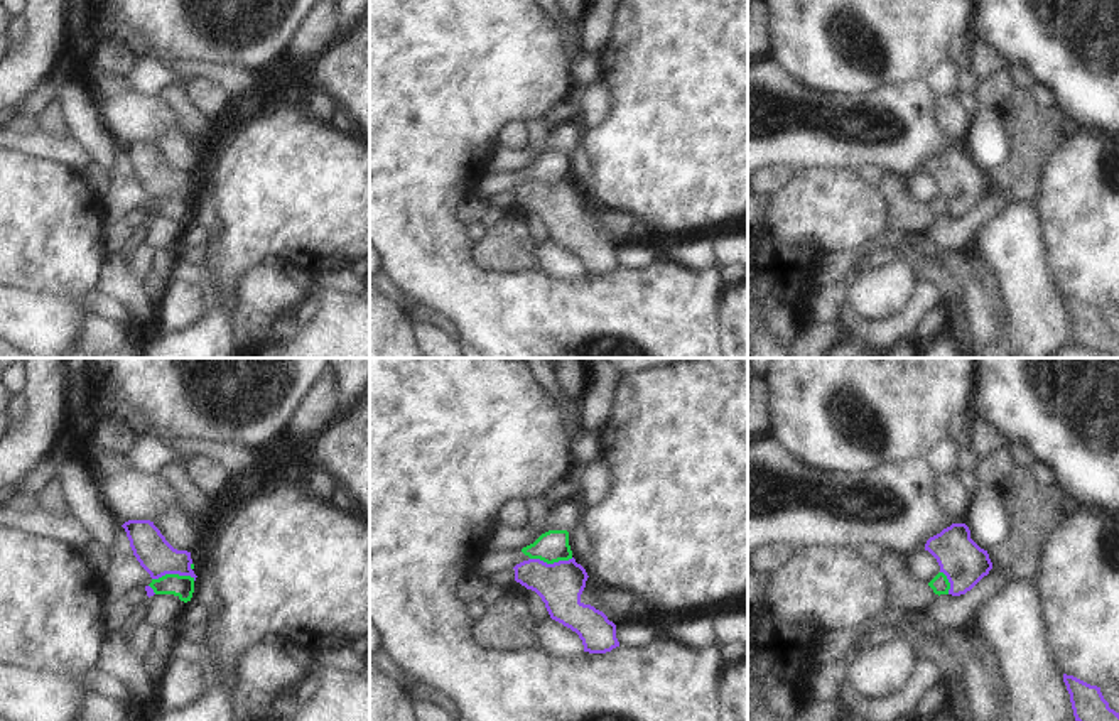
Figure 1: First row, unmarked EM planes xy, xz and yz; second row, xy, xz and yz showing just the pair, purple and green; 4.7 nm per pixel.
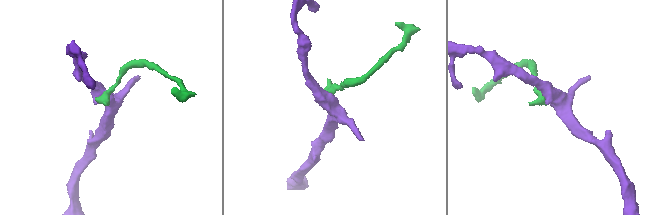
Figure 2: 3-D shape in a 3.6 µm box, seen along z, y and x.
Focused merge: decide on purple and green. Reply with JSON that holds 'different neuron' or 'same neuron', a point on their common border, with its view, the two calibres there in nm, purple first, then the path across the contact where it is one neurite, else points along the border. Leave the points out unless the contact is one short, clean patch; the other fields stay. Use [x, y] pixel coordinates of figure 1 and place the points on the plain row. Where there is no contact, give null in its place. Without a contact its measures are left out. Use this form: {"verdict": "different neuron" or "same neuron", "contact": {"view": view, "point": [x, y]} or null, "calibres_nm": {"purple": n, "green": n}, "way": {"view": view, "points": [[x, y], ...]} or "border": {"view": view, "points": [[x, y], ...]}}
{"verdict": "different neuron", "contact": {"view": "xy", "point": [172, 195]}, "calibres_nm": {"purple": 170, "green": 110}, "border": {"view": "xy", "points": [[194, 200], [162, 196], [152, 201]]}}

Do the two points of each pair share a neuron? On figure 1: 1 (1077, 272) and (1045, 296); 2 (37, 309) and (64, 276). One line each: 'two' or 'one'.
1: two
2: two

